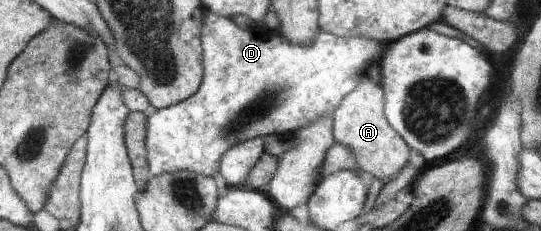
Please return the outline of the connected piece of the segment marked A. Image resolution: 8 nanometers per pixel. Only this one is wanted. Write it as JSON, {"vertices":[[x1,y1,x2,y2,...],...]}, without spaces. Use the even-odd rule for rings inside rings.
{"vertices":[[368,76,361,78,359,86,345,96,333,112,333,138,335,142,353,150,357,166,362,172,369,172,383,182,389,182,410,160,409,146,386,120,383,90,371,82]]}

